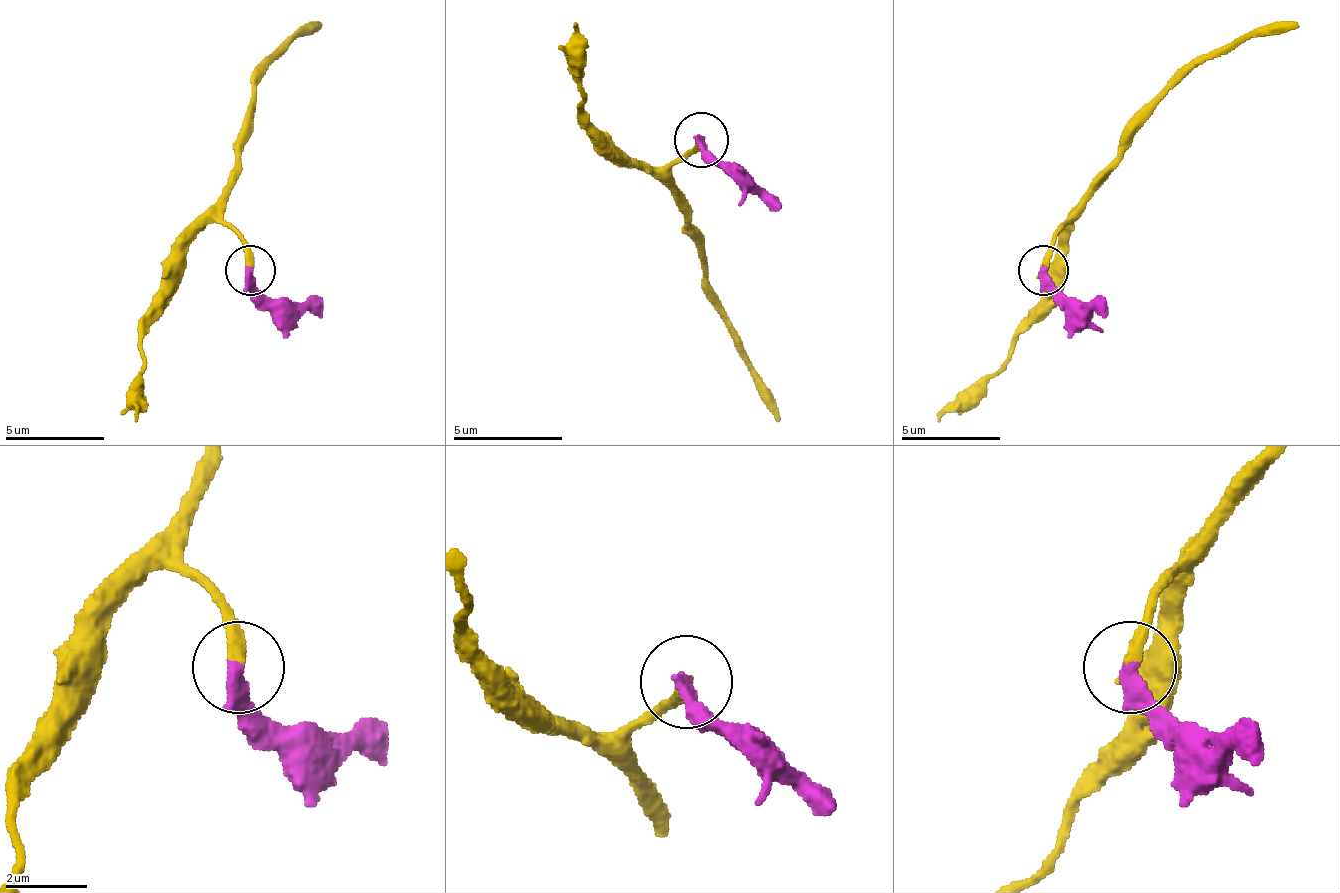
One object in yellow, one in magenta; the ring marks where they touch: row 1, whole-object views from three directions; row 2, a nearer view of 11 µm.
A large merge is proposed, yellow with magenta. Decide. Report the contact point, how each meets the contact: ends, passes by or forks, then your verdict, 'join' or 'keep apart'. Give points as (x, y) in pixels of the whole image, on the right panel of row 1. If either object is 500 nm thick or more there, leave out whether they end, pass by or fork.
(1043, 270) | yellow ends | magenta ends | join

